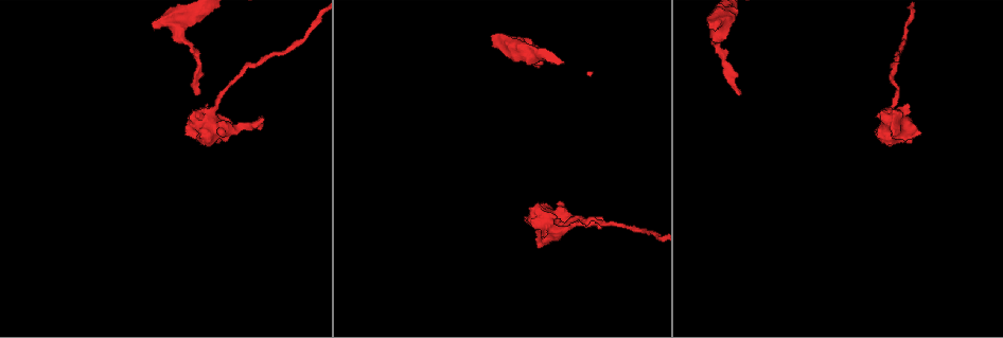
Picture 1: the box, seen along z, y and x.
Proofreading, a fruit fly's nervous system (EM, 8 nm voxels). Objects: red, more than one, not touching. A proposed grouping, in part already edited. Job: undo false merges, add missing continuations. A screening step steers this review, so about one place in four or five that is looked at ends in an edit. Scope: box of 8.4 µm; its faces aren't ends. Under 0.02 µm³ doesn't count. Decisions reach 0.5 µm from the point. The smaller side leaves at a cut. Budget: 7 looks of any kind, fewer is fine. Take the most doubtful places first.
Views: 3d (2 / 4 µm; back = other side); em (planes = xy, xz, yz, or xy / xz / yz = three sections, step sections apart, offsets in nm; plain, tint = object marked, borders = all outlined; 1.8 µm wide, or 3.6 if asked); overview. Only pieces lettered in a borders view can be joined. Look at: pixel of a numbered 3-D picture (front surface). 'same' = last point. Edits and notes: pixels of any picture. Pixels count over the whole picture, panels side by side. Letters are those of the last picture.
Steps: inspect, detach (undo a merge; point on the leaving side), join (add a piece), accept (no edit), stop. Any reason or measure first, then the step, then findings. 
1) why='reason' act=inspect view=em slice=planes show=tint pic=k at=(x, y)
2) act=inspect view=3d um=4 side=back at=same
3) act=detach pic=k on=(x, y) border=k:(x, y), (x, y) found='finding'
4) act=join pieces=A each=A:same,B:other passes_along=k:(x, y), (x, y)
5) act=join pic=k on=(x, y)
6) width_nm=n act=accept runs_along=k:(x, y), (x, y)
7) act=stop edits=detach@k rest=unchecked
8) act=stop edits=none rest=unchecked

why='an open end' act=inspect view=3d um=4 pic=1 at=(258, 118)

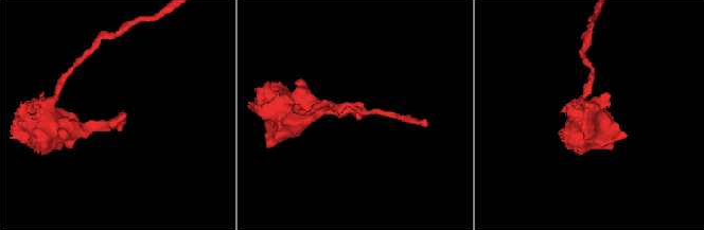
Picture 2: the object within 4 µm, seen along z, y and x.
why='shape alone is not enough' act=inspect view=em slice=xy step=4 show=borders pic=2 at=(120, 112)

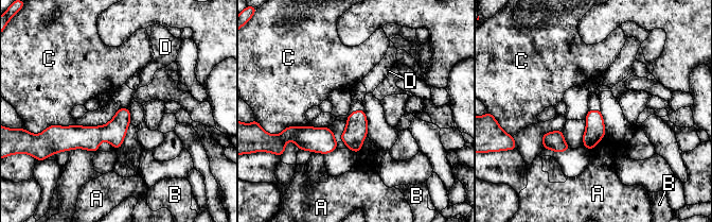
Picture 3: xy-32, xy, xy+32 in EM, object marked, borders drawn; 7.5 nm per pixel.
act=inspect view=em slice=planes show=borders at=same

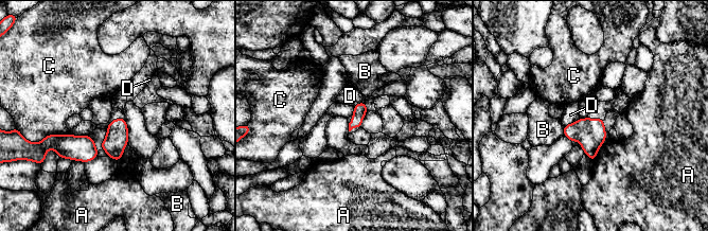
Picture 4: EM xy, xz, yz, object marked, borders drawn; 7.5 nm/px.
act=accept each=A:other,B:other,C:other,D:other found='no lettered piece goes on from it'

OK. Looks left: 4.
why='thin end' act=inspect view=em slice=xy step=16 show=tint pic=1 at=(739, 95)

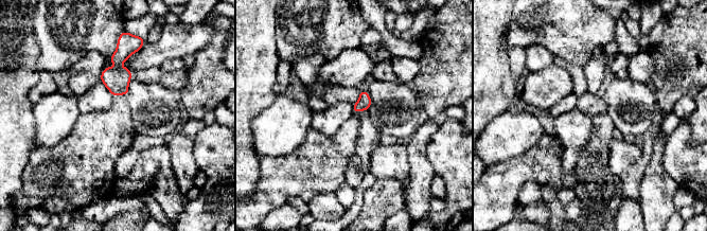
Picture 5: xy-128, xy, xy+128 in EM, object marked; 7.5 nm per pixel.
act=inspect view=em slice=planes show=borders at=same

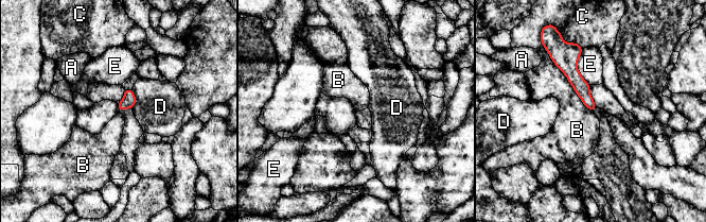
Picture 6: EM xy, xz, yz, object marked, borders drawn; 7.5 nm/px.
act=accept each=A:other,B:other,C:other,D:other,E:other runs_along=6:(558, 60), (572, 74), (593, 106) found='no lettered piece goes on from it'

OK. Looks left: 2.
why='thick end' act=inspect view=3d um=2 pic=1 at=(709, 22)

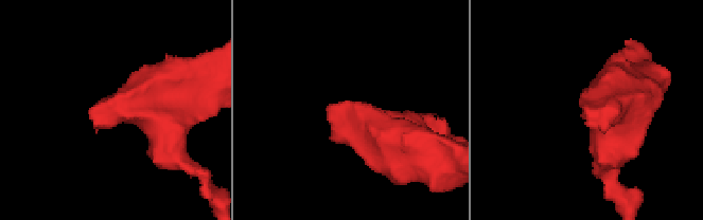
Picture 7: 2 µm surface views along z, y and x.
act=inspect view=em slice=planes show=borders pic=7 at=(583, 106)

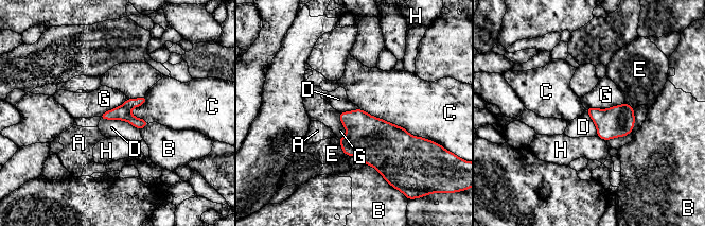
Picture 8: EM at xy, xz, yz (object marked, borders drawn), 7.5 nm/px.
longest_contact=C:550nm act=accept each=A:other,B:other,C:other,D:other,E:other,G:other,H:other found='no lettered piece goes on from it'

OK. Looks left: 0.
act=stop edits=none rest=unchecked

